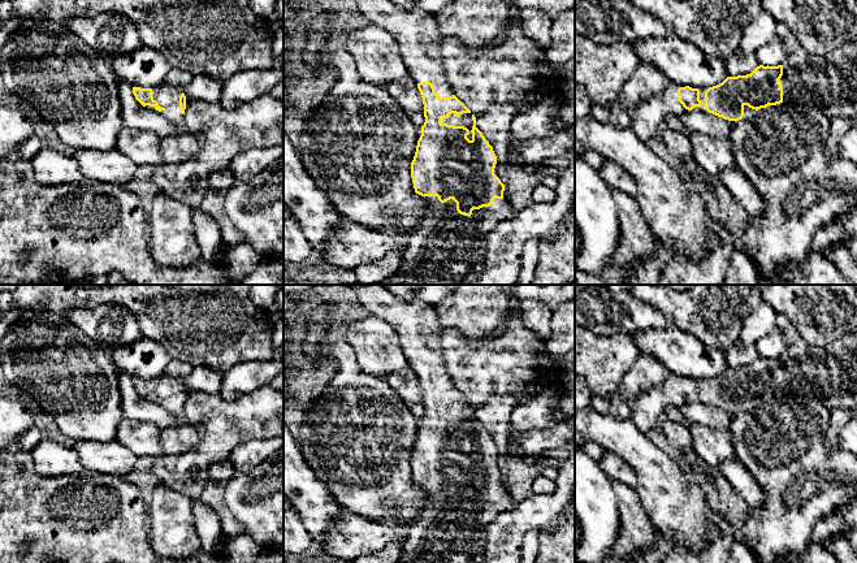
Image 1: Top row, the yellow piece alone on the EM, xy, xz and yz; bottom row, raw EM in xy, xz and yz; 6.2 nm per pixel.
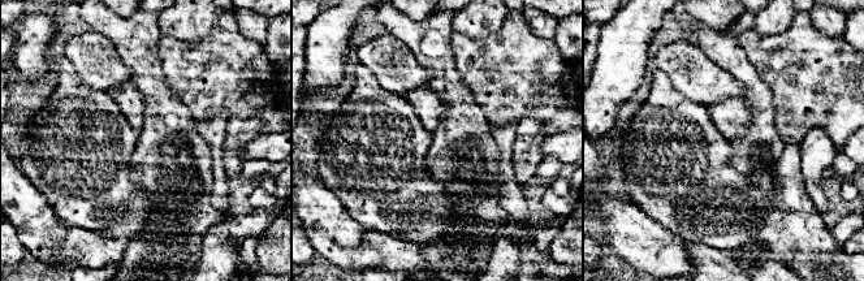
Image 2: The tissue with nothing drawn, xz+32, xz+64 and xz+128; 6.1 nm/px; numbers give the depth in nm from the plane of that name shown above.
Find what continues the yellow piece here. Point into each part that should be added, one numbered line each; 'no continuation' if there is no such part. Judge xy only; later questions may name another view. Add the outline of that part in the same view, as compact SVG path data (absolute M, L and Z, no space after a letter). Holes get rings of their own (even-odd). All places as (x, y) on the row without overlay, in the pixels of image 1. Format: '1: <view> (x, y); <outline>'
1: xy (167, 388); M166 374L153 378L152 380L152 387L153 391L159 394L160 398L164 400L161 403L156 402L155 398L146 397L144 399L160 404L163 408L165 408L168 412L182 417L185 406L179 402L179 387L183 384L183 380L179 378L172 378Z

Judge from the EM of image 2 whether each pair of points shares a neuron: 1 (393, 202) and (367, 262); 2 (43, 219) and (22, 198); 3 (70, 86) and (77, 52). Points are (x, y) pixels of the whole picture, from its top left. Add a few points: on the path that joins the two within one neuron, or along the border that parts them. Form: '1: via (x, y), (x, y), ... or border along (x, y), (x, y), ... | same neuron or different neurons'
1: border along (345, 210), (368, 229) | different neurons
2: via (38, 214), (27, 203) | same neuron
3: border along (61, 53), (73, 65), (78, 77), (98, 90) | different neurons

